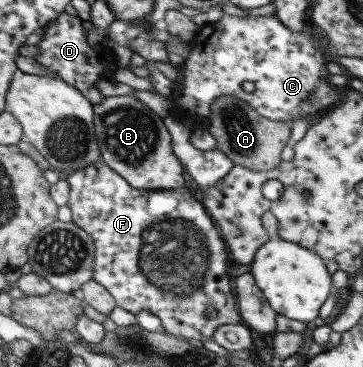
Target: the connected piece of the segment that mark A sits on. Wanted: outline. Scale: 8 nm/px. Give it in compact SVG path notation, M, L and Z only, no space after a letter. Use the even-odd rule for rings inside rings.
M221 95L210 102L211 114L205 129L216 142L216 147L227 155L235 165L249 167L254 171L272 169L278 165L282 148L289 143L290 126L288 122L275 122L263 118L235 95Z

